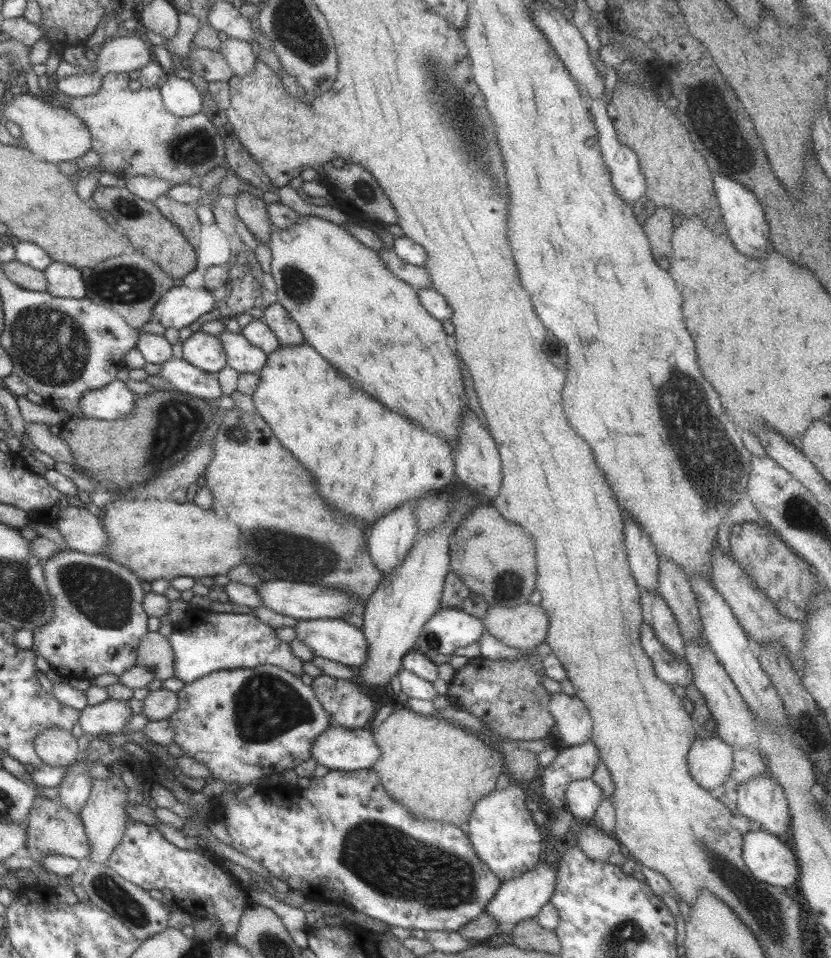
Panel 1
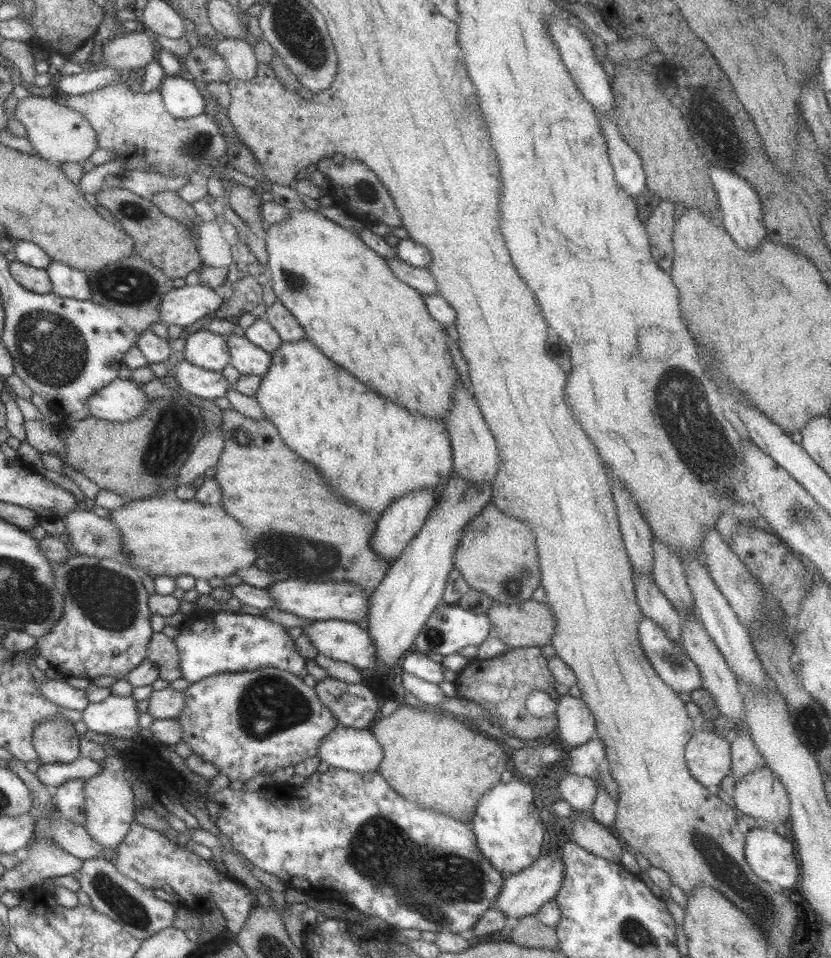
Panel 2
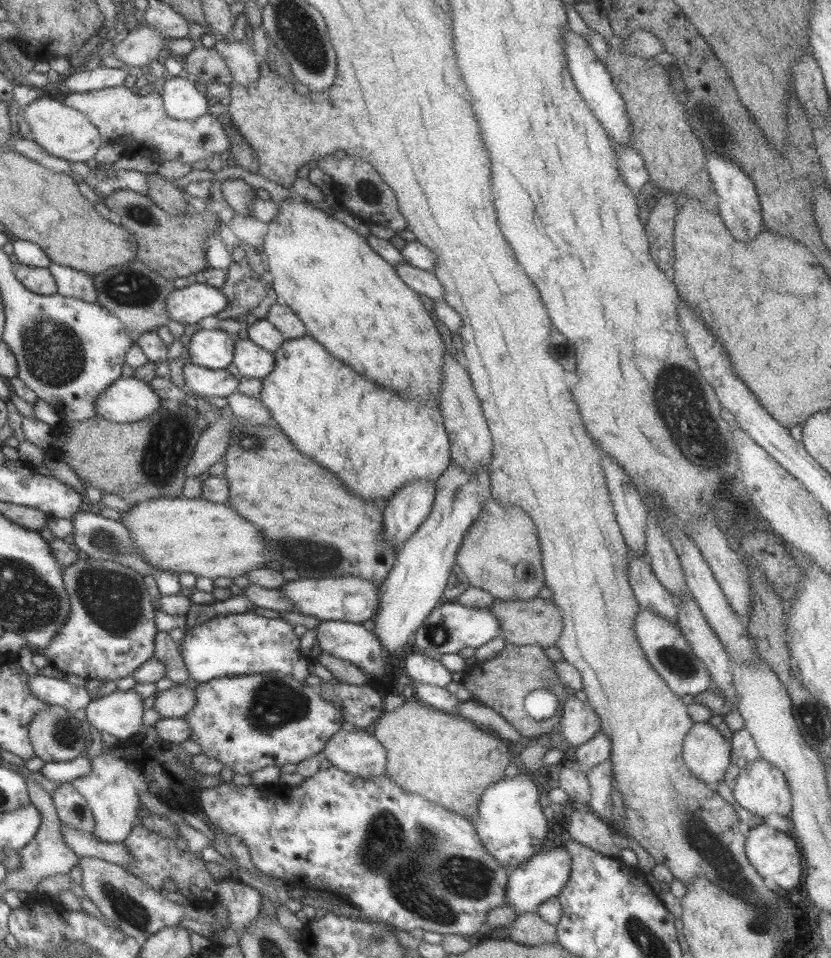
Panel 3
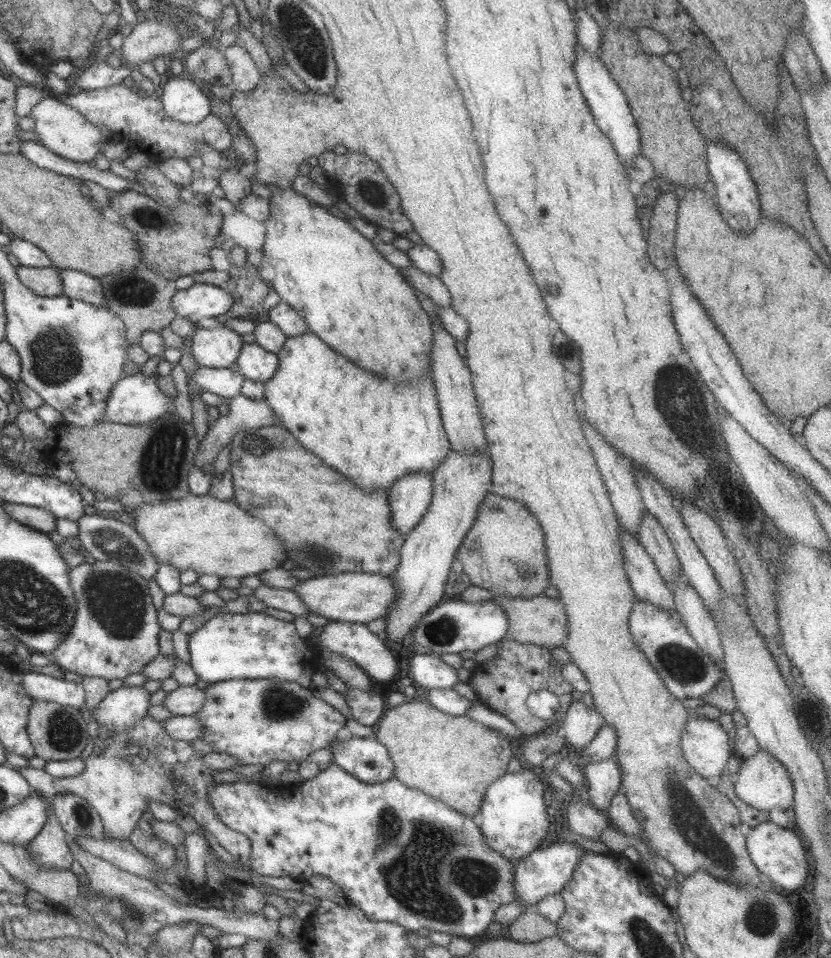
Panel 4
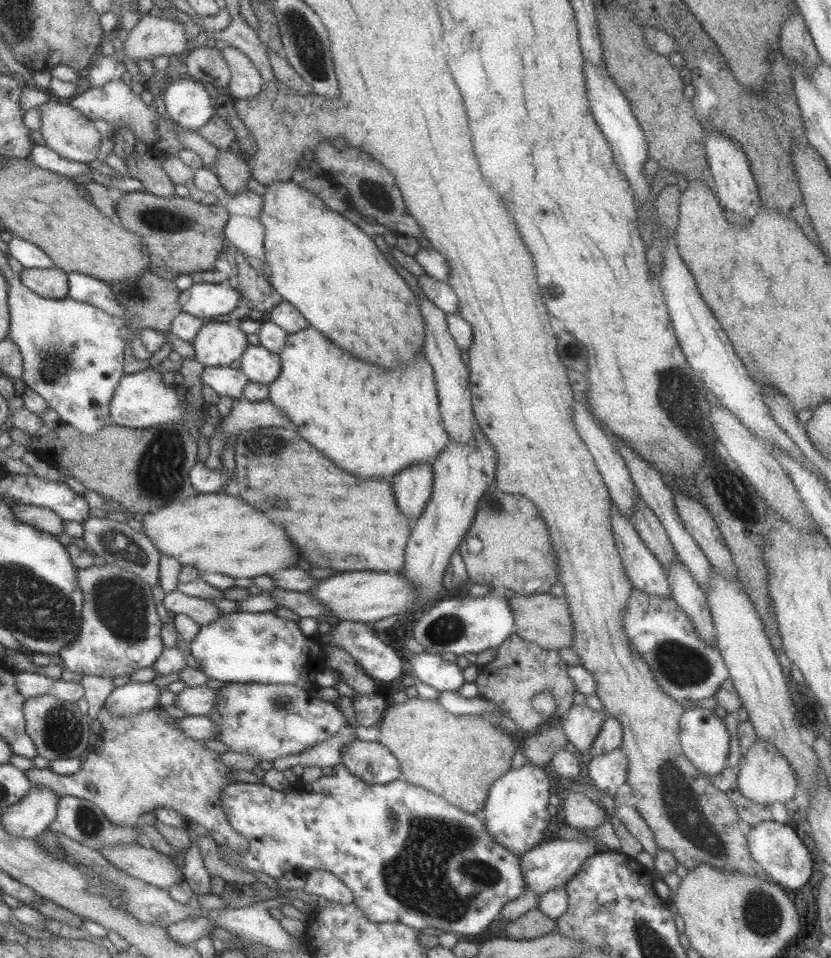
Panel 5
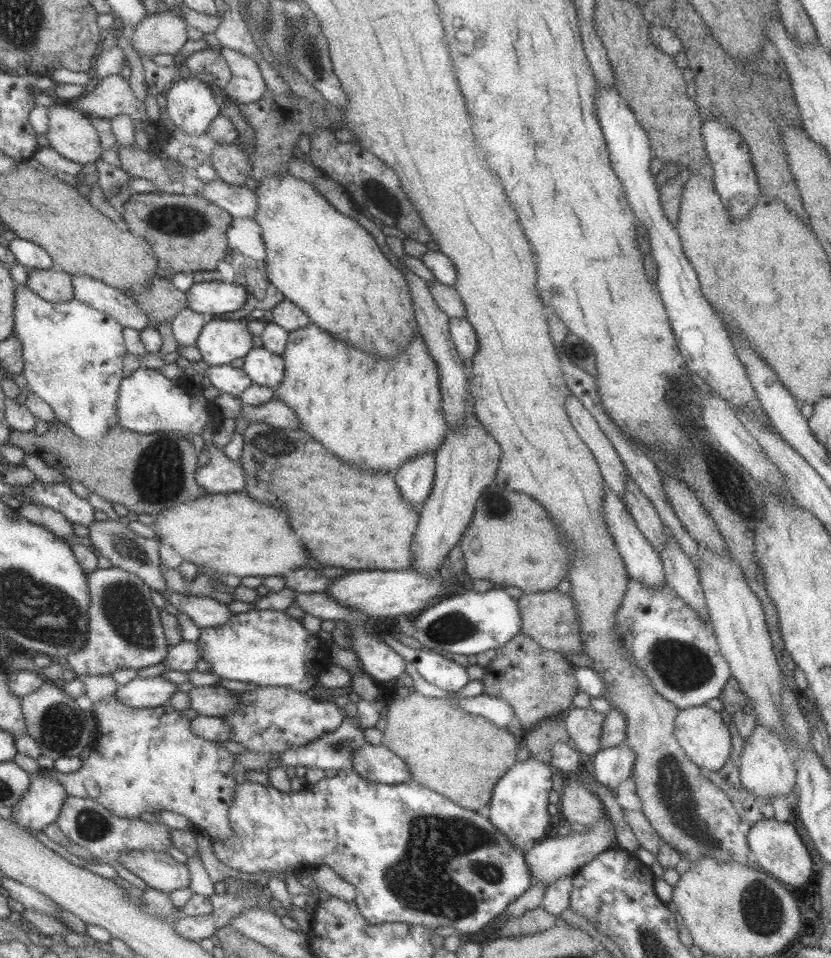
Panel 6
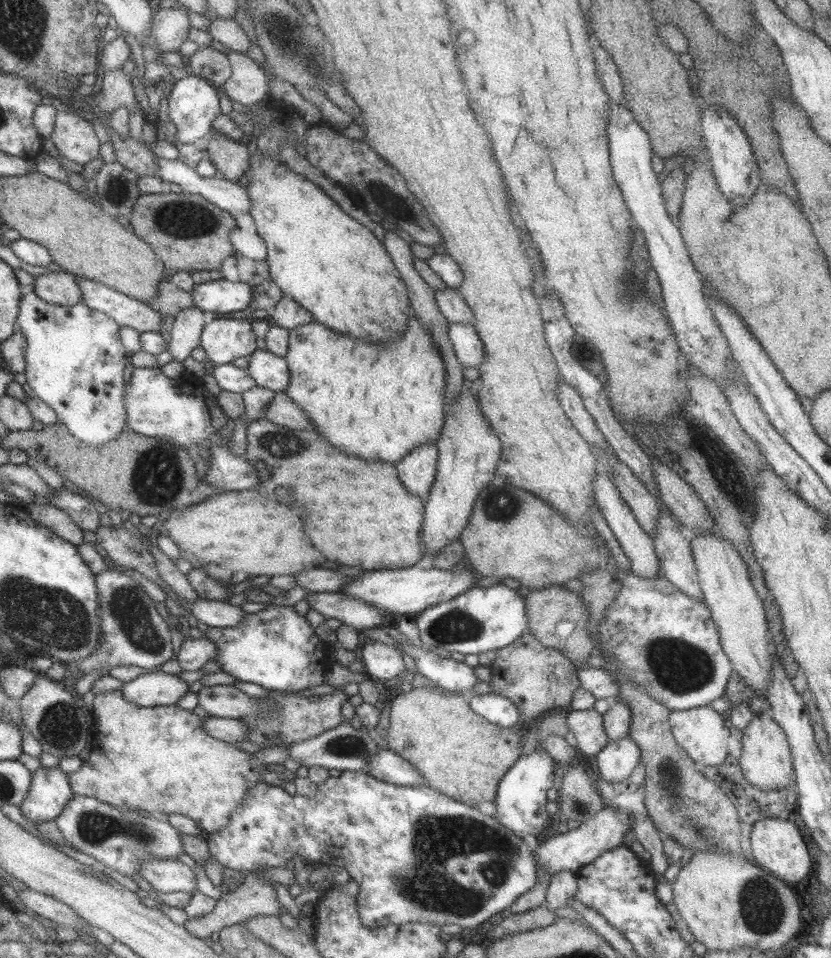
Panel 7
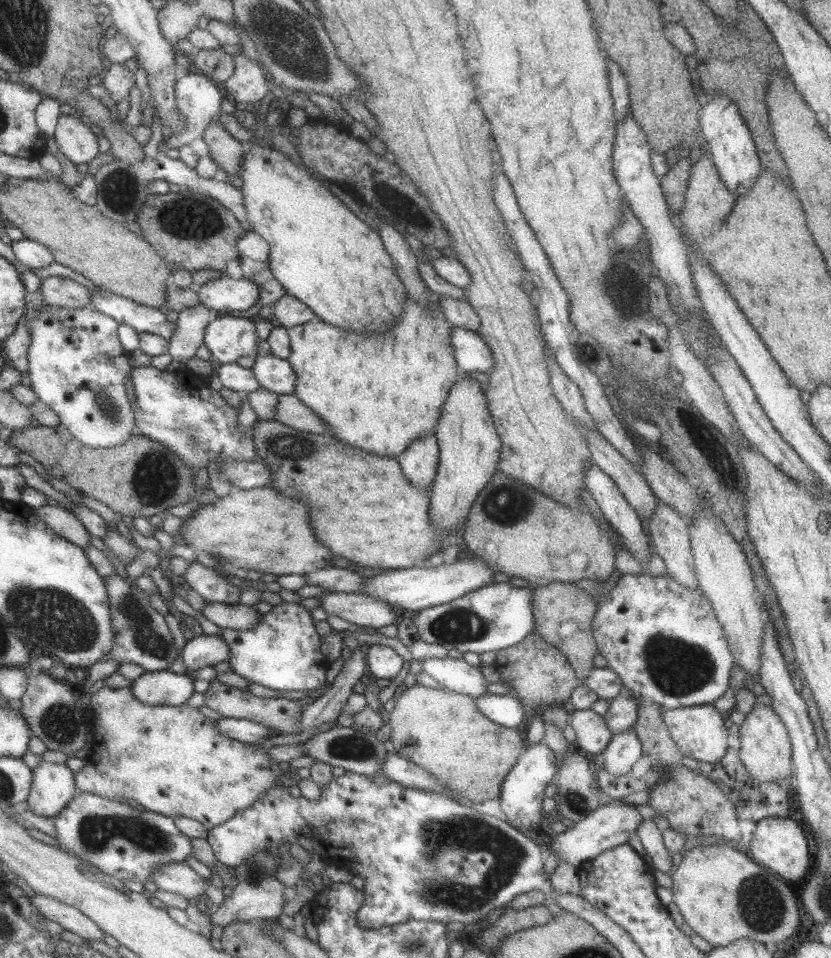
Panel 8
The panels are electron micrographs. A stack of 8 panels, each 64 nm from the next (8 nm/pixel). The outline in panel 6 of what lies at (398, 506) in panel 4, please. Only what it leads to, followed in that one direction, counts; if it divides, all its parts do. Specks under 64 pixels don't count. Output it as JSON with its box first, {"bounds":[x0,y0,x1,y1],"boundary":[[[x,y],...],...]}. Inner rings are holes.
{"bounds":[392,452,436,509],"boundary":[[[436,452],[412,457],[392,473],[402,498],[420,509],[432,491],[436,472]]]}

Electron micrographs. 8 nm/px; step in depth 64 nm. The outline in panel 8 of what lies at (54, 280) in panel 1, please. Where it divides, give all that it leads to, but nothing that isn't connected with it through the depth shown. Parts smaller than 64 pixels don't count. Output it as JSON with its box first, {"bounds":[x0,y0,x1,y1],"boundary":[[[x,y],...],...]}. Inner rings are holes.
{"bounds":[91,290,177,341],"boundary":[[[91,290],[91,306],[139,333],[157,334],[167,341],[173,335],[177,323],[166,319],[166,312],[156,307],[138,304],[135,300],[125,299],[109,290]]]}

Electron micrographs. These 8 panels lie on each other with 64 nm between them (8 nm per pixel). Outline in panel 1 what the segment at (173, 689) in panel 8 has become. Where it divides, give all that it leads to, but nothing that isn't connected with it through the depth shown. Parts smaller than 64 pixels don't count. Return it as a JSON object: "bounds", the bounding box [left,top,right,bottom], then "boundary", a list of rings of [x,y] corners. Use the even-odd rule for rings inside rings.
{"bounds":[79,698,132,738],"boundary":[[[109,698],[103,703],[88,705],[81,710],[79,723],[84,735],[94,738],[103,733],[124,734],[124,725],[132,717],[126,702],[127,700]]]}

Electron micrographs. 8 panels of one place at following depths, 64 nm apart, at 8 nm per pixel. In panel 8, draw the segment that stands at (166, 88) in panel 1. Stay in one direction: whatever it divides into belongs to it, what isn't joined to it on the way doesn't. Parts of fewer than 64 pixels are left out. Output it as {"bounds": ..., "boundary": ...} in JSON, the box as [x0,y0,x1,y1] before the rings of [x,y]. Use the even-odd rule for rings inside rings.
{"bounds":[165,73,226,149],"boundary":[[[190,73],[175,84],[178,115],[186,121],[184,130],[165,141],[169,148],[179,149],[202,136],[210,123],[222,112],[220,103],[226,96],[217,83],[201,73]]]}

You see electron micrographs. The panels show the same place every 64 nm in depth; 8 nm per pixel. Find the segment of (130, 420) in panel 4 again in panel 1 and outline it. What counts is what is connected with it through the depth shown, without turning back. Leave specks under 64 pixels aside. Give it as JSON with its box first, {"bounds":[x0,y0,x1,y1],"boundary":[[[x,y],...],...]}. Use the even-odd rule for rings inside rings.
{"bounds":[81,380,137,420],"boundary":[[[113,380],[81,396],[81,416],[100,420],[121,419],[134,410],[136,397],[137,394],[130,391],[124,381]]]}

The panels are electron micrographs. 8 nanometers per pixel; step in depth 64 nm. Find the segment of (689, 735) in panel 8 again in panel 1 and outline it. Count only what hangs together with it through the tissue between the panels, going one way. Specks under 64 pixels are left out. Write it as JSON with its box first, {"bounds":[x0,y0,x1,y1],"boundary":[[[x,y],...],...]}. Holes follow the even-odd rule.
{"bounds":[687,733,734,790],"boundary":[[[699,733],[688,751],[687,763],[693,779],[706,790],[730,780],[734,748],[712,733]]]}

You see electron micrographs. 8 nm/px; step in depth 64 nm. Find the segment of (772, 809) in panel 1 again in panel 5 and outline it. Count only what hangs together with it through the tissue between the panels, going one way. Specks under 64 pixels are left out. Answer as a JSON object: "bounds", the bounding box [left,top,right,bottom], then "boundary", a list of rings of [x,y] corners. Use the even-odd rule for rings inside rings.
{"bounds":[737,738,799,806],"boundary":[[[756,738],[753,747],[742,754],[738,765],[737,783],[740,794],[748,800],[753,800],[756,804],[763,804],[764,806],[771,806],[776,802],[788,804],[795,798],[799,789],[795,770],[787,762],[786,757],[782,756],[782,753],[773,746]]]}

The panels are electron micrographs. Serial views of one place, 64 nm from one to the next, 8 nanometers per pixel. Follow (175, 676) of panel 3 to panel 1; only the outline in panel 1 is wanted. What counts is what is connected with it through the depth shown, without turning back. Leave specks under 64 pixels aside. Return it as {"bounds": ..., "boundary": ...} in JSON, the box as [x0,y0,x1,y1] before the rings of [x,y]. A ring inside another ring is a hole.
{"bounds":[135,631,174,681],"boundary":[[[148,631],[142,635],[135,654],[135,666],[147,666],[156,679],[164,681],[174,677],[174,651],[169,637]]]}

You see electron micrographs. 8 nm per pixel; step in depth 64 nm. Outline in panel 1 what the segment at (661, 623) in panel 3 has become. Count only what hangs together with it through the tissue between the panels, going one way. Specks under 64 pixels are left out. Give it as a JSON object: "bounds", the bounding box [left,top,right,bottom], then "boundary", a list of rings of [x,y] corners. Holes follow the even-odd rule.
{"bounds":[641,622,693,686],"boundary":[[[645,622],[641,628],[641,645],[653,662],[656,674],[670,686],[693,684],[693,674],[689,663],[680,667],[675,656],[665,648],[654,634],[654,629]]]}

